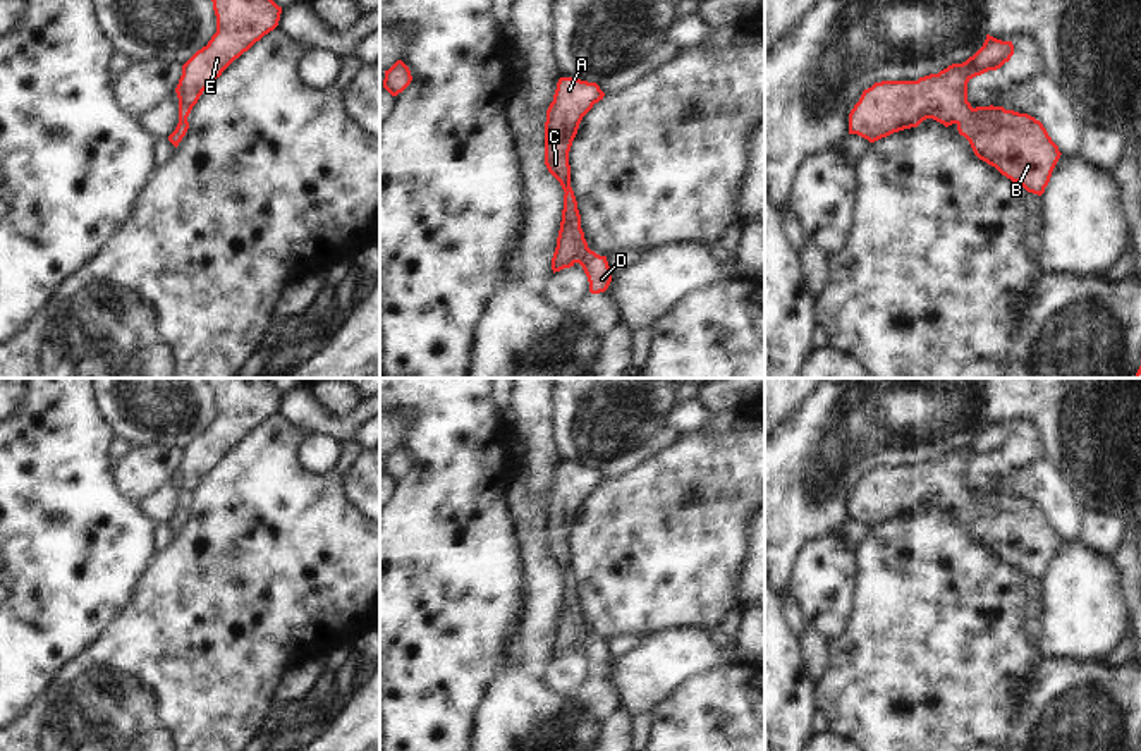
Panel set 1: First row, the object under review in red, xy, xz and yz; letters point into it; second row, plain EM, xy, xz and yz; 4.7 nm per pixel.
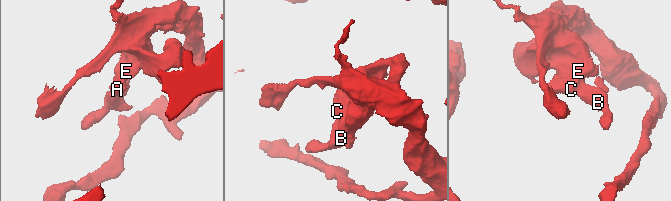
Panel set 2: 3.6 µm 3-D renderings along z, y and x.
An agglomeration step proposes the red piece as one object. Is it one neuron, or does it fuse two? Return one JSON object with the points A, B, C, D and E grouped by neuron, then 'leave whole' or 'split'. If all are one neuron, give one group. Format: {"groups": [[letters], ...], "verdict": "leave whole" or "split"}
{"groups": [["A", "B", "C", "D", "E"]], "verdict": "leave whole"}

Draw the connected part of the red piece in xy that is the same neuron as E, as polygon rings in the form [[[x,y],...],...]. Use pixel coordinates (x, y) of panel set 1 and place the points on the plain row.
[[[208,378],[217,400],[217,418],[184,450],[175,473],[179,509],[168,521],[177,533],[189,514],[187,502],[203,476],[256,426],[278,411],[282,392],[270,378]]]

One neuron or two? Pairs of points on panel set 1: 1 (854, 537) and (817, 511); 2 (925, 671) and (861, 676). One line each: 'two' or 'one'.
1: two
2: one

